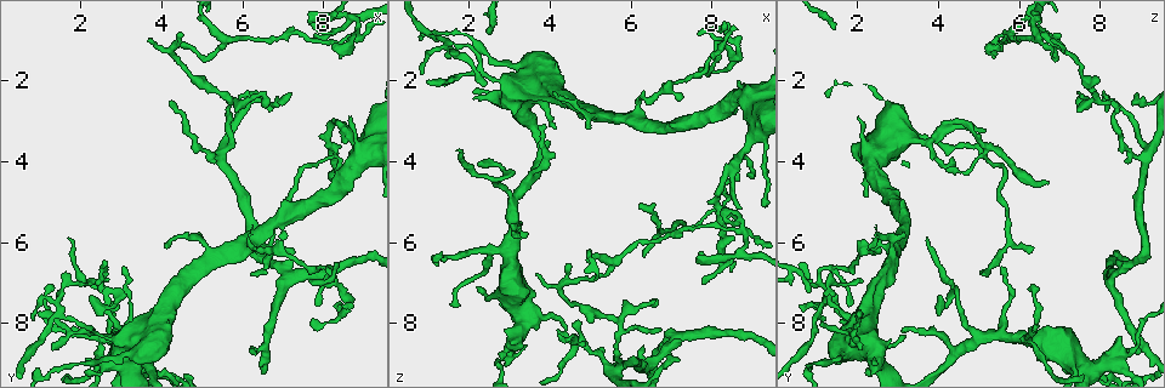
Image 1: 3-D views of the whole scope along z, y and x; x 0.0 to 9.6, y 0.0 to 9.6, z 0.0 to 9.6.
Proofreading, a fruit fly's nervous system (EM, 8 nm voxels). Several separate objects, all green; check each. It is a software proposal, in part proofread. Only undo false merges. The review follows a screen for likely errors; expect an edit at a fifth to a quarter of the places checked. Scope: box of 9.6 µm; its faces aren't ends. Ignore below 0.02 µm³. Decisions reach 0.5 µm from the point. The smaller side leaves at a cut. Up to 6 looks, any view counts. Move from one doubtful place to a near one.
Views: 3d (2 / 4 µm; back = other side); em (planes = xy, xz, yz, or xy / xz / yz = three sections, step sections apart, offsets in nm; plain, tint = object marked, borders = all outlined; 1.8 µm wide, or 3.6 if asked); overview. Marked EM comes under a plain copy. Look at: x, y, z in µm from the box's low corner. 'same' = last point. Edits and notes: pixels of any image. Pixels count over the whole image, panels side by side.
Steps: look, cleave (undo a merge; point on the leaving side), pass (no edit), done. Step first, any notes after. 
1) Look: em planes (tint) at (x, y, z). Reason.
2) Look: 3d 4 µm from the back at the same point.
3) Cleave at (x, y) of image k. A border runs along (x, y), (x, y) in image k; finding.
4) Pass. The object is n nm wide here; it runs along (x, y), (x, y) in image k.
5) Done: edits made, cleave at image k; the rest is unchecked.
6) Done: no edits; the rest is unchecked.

Look: 3d 4 µm at (8.25, 3.65, 5.20). Side arm on a straight run.

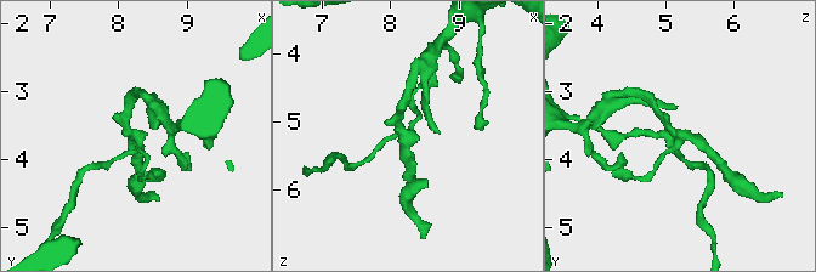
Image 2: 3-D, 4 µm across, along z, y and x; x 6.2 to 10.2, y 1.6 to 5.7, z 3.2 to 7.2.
Look: em planes (tint) at (8.25, 3.65, 5.15). Now the EM.

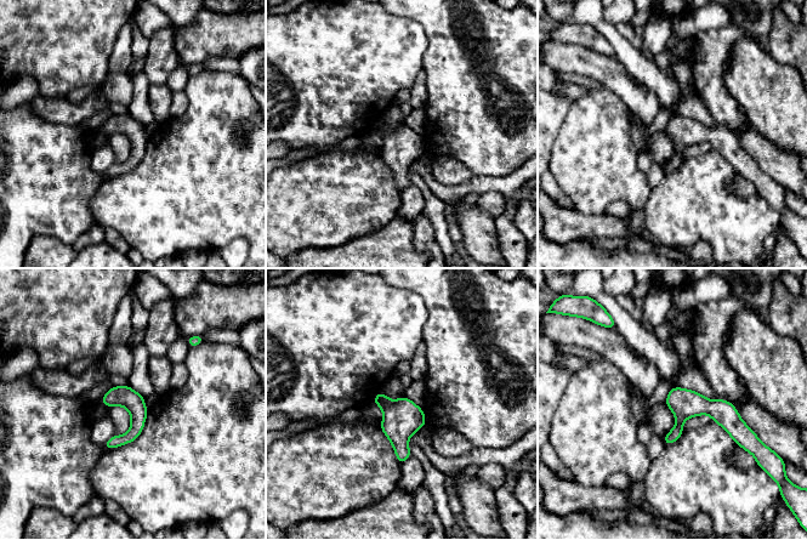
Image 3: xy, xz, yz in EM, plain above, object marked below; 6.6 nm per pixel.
Pass. The object is 140 nm wide here; it runs along (674, 390), (742, 430) in image 3; continuous, no second neuron.

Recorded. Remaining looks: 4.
Look: em planes (tint) at (4.30, 1.15, 6.95). Sharp bend.

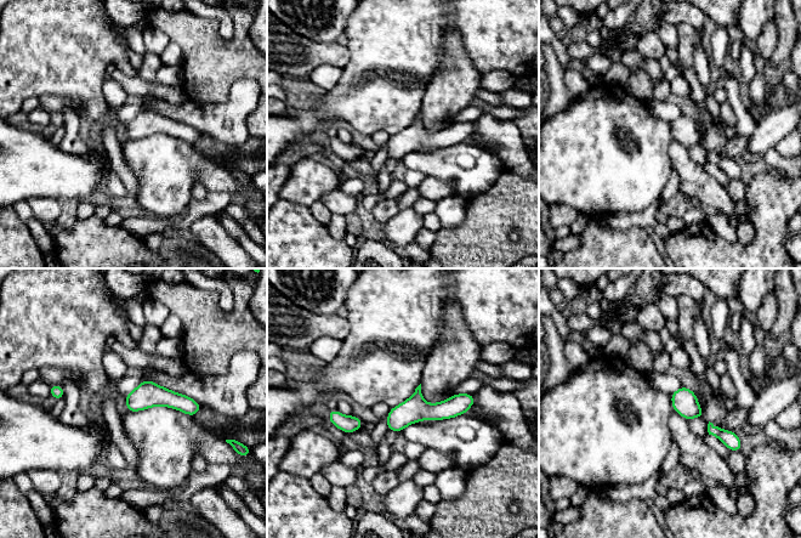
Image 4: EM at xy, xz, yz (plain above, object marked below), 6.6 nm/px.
Pass. It runs along (471, 400), (410, 411), (390, 426) in image 4; one neuron here.

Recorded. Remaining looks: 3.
Look: 3d 2 µm at (3.00, 8.70, 8.55). Small branch off a trunk.

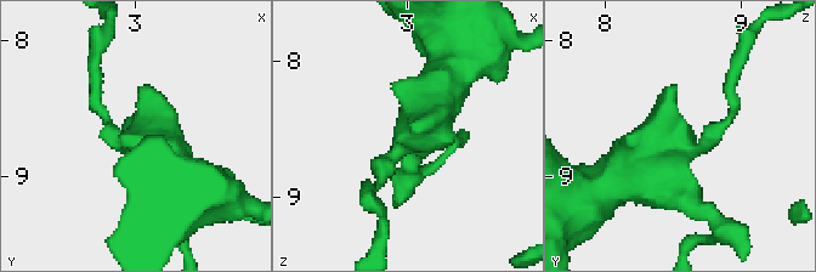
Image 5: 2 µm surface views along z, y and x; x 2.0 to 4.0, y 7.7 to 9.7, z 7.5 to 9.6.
Look: em xz step 4 (tint) at (3.02, 8.78, 8.58). 3 arms meet here.

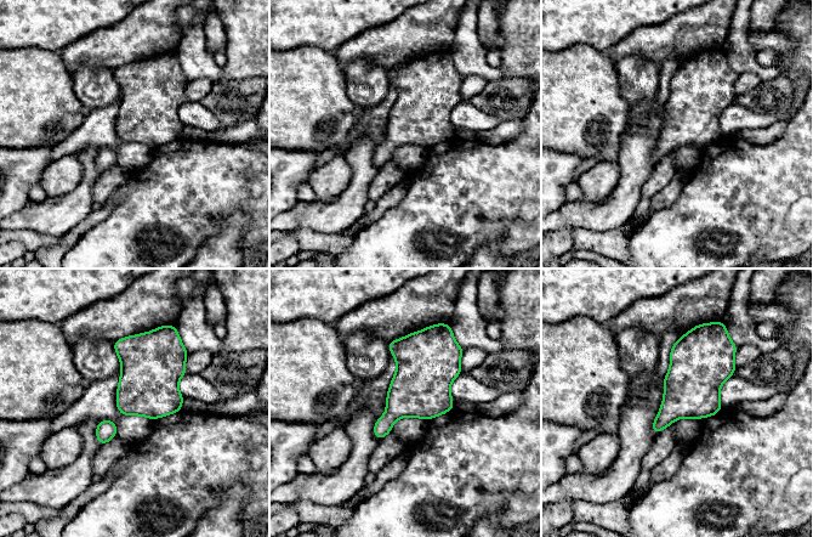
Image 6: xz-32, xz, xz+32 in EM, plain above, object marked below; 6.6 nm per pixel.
Look: em planes (tint) at the same point.

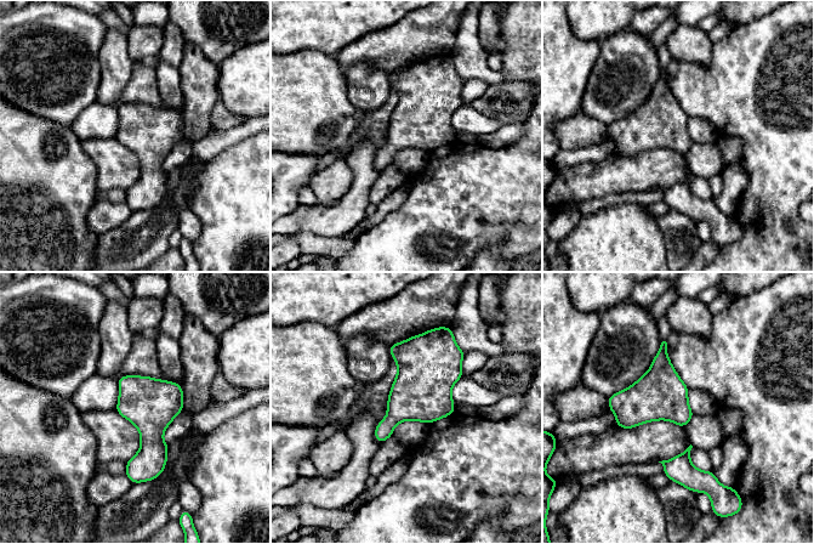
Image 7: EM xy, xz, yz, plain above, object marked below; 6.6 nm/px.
Pass. The object is 340 nm wide here; all the same neuron.

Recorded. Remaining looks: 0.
Done: no edits; the rest is unchecked.

